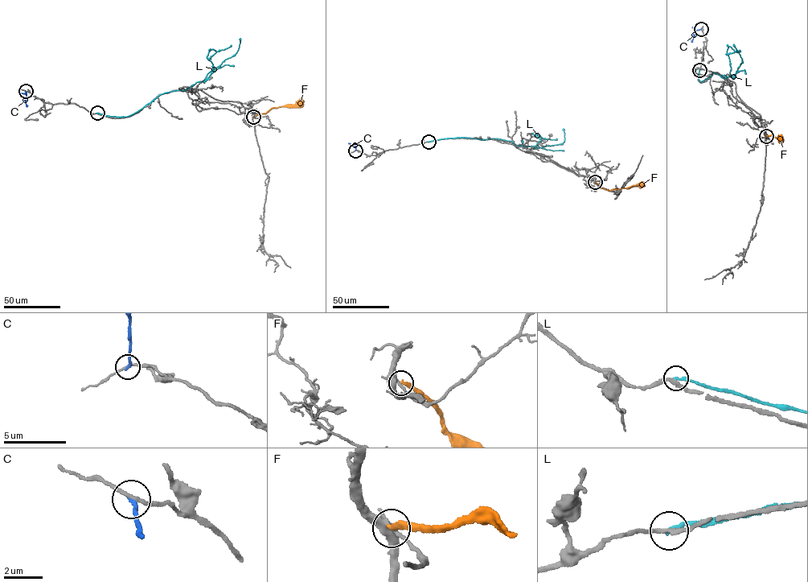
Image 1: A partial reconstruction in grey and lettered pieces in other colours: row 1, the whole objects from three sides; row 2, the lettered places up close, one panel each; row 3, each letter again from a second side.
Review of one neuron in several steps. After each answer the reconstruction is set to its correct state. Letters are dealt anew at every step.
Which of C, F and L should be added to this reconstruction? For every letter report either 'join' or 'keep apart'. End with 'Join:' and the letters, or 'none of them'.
C: keep apart
F: keep apart
L: keep apart
Join: none of them

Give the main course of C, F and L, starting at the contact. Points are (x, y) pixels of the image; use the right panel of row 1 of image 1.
C: (701, 28), (695, 31), (691, 42)
F: (766, 136), (777, 138), (778, 135), (781, 139), (783, 138)
L: (699, 69), (699, 82), (714, 72), (722, 77), (732, 77), (727, 51), (728, 46), (735, 51), (739, 50)

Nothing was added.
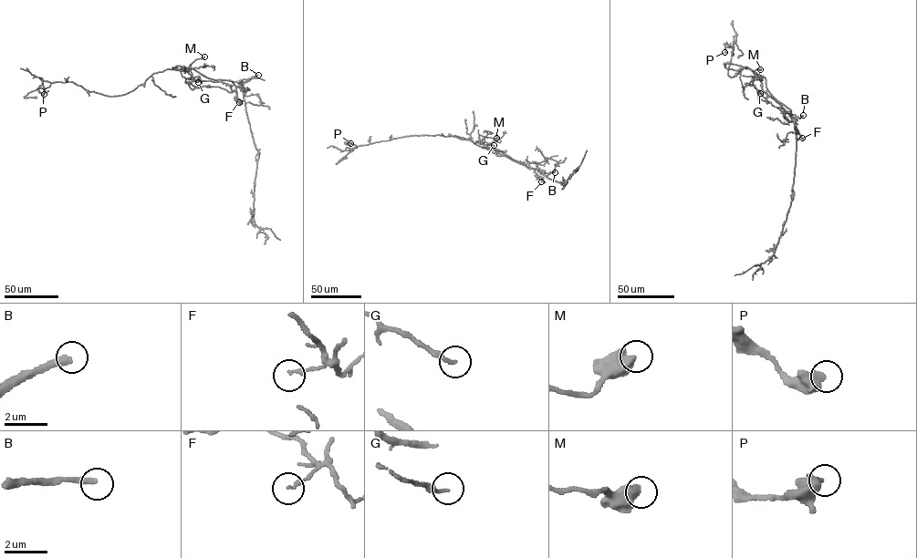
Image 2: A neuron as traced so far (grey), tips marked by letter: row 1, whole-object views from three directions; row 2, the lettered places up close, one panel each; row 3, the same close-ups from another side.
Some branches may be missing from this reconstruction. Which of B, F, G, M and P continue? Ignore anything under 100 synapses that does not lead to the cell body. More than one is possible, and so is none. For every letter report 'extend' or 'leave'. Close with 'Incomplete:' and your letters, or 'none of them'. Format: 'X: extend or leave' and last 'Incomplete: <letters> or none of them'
B: extend
F: leave
G: leave
M: leave
P: leave
Incomplete: B

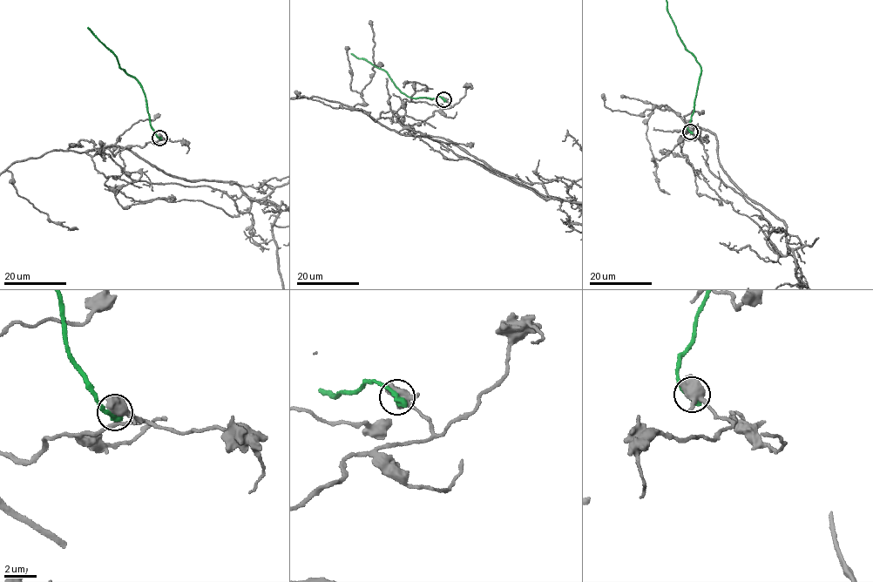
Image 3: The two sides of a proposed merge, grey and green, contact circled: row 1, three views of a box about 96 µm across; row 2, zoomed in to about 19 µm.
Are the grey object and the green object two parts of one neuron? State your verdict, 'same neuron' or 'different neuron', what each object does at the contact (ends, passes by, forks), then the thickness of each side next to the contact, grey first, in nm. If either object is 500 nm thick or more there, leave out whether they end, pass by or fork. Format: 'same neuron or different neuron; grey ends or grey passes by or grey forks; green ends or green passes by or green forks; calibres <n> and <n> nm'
different neuron; calibres 650 and 480 nm

